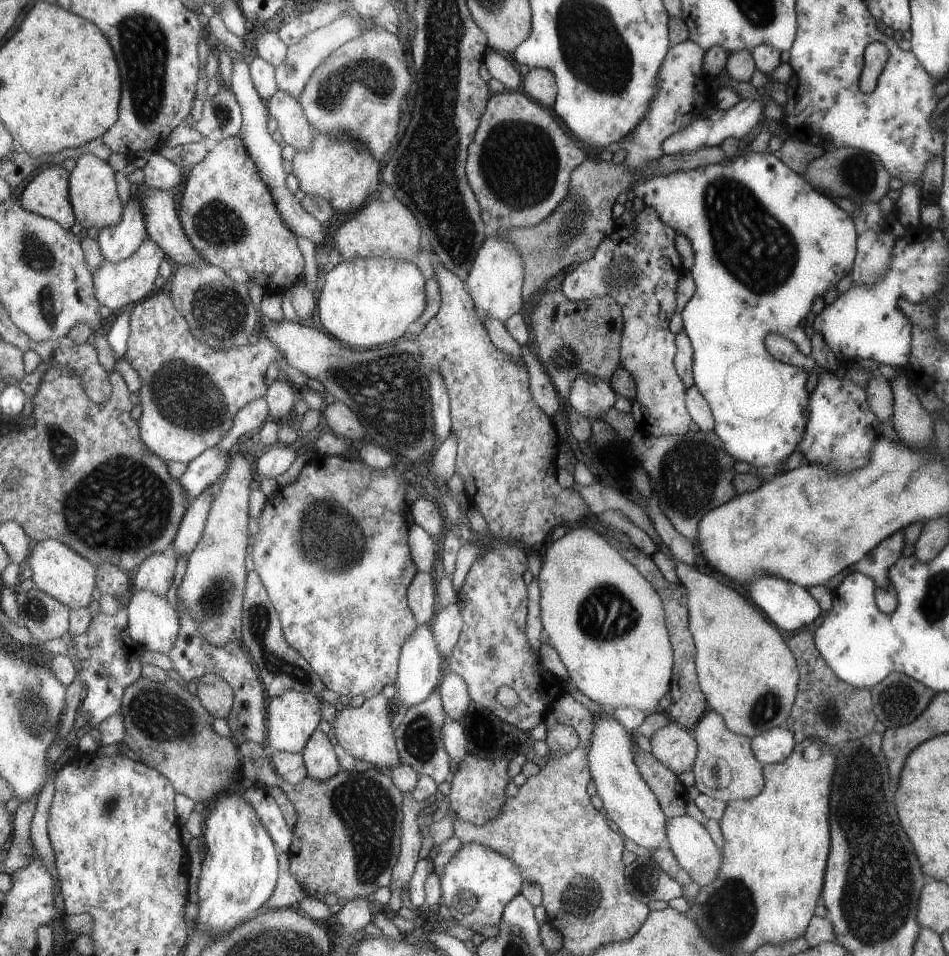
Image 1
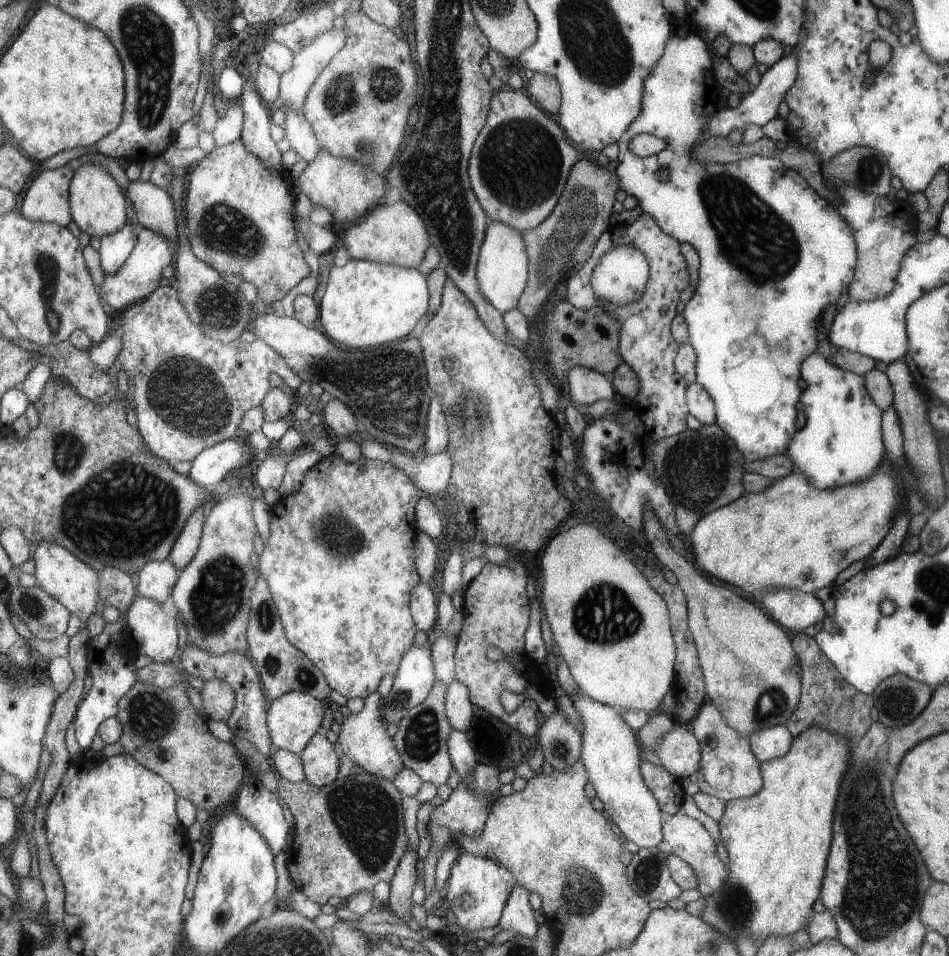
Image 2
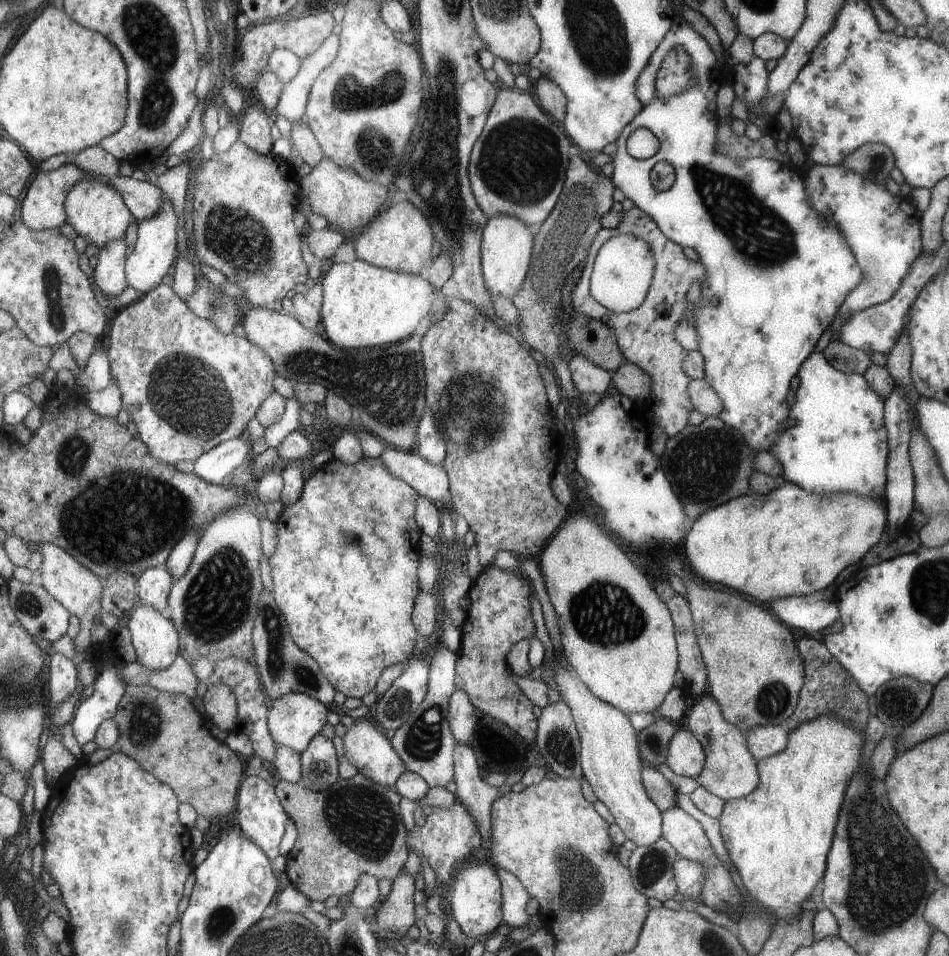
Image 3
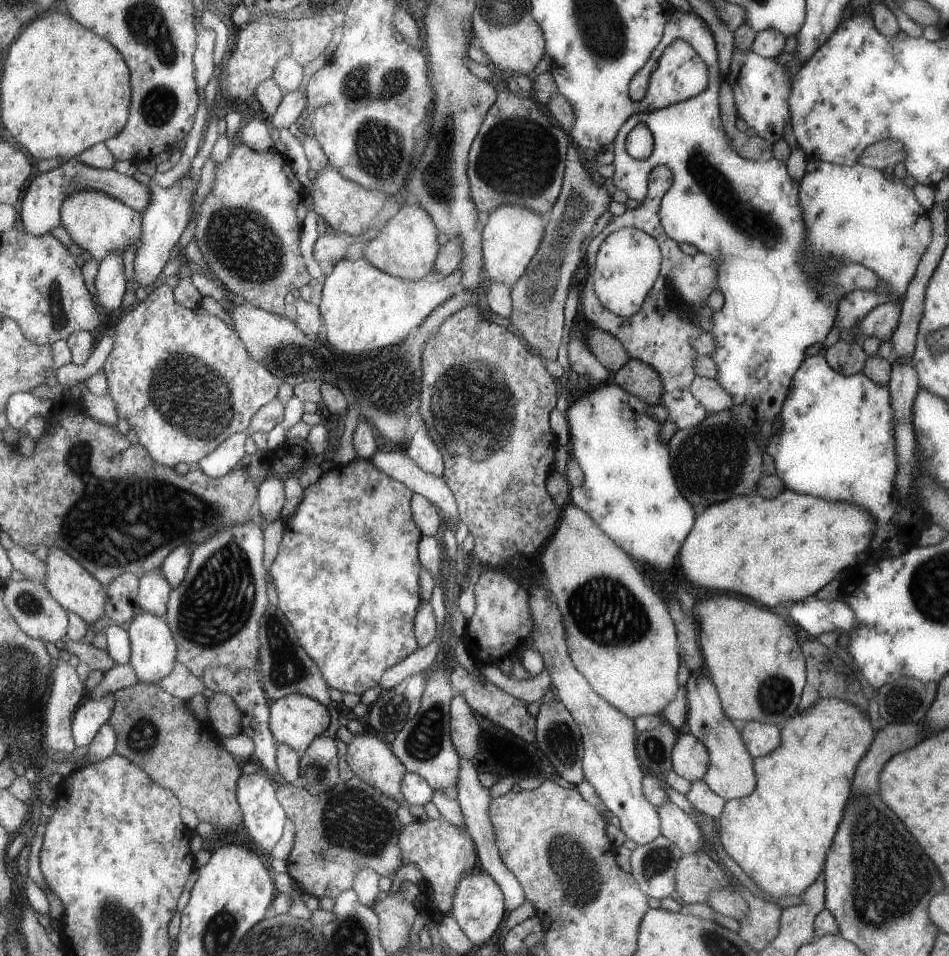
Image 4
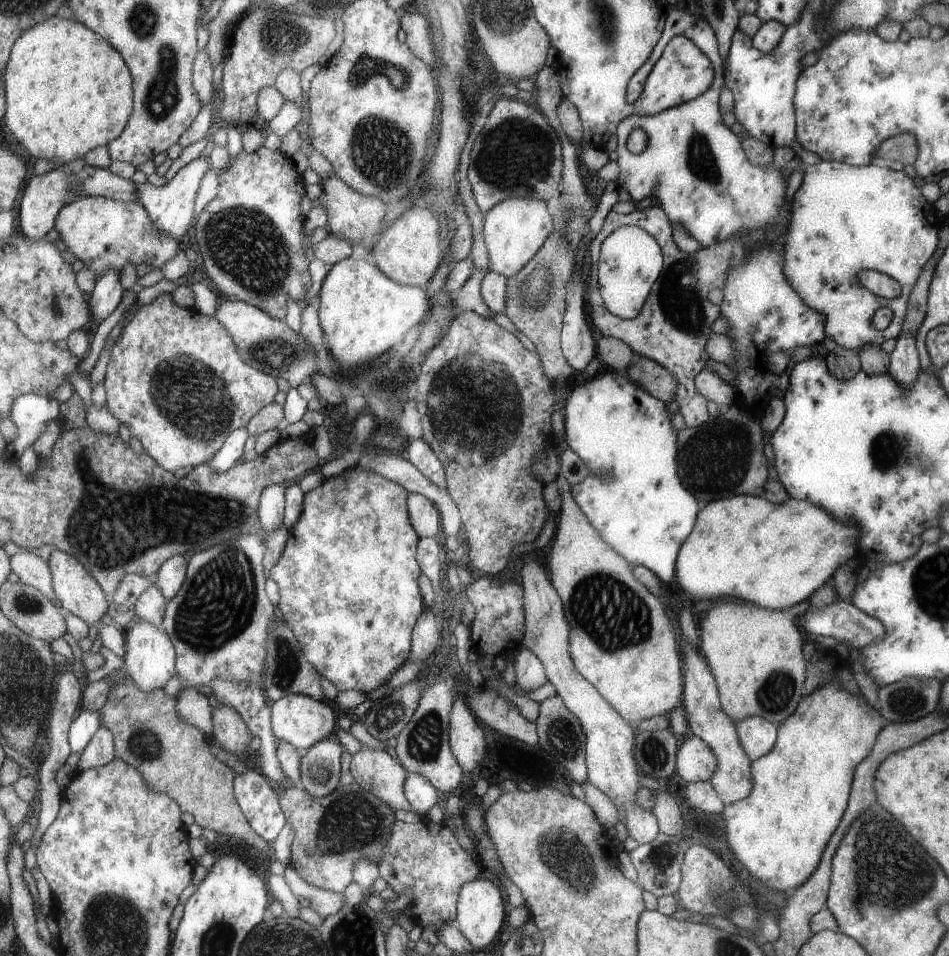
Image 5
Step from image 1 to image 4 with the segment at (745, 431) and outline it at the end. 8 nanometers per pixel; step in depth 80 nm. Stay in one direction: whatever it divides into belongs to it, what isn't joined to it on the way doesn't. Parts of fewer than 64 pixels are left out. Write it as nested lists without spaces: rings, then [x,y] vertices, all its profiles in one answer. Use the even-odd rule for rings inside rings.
[[[674,9],[666,20],[662,37],[650,52],[645,64],[631,77],[629,84],[630,99],[638,101],[644,97],[648,76],[657,66],[657,59],[663,49],[673,39],[683,39],[695,50],[707,65],[708,84],[696,94],[684,101],[648,112],[635,113],[623,122],[613,140],[615,172],[611,177],[614,186],[623,190],[628,198],[641,202],[649,192],[649,176],[658,167],[666,166],[672,171],[672,183],[660,198],[658,217],[665,234],[684,247],[693,246],[697,251],[708,254],[716,262],[716,284],[723,296],[720,310],[711,313],[711,334],[714,336],[714,349],[711,360],[718,370],[715,379],[731,397],[729,410],[733,418],[749,426],[751,430],[760,429],[767,421],[779,424],[778,414],[782,404],[790,393],[791,376],[802,360],[807,358],[811,346],[822,344],[833,324],[839,297],[853,289],[863,289],[885,293],[886,284],[868,268],[852,263],[840,263],[827,271],[809,278],[797,264],[799,248],[803,244],[803,222],[801,207],[798,205],[797,182],[789,178],[785,163],[773,158],[766,161],[749,161],[739,156],[732,147],[731,138],[723,128],[720,110],[717,110],[717,88],[721,82],[720,70],[717,70],[718,52],[715,52],[714,35],[706,23],[695,13]],[[637,123],[644,124],[652,134],[654,147],[649,156],[636,159],[627,154],[624,147],[626,134]]]

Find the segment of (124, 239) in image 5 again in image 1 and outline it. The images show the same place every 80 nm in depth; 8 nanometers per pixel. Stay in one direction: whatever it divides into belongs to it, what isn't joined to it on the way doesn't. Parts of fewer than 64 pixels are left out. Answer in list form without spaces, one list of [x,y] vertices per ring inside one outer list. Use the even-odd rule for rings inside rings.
[[[89,153],[79,156],[77,166],[71,170],[70,197],[77,222],[85,229],[94,227],[101,232],[104,228],[117,226],[126,209],[119,192],[115,168],[107,160]]]

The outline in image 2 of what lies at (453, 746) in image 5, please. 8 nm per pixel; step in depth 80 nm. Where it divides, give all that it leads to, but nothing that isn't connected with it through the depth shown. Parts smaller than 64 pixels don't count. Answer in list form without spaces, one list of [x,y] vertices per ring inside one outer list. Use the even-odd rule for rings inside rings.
[[[454,678],[445,694],[446,717],[452,729],[465,734],[471,720],[472,705],[467,687]]]

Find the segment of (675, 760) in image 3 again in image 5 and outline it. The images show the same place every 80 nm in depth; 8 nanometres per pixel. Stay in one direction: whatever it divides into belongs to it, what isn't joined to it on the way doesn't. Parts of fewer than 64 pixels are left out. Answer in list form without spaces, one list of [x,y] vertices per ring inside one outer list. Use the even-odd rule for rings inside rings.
[[[692,735],[684,741],[679,741],[676,752],[677,781],[683,785],[697,781],[708,781],[717,770],[717,759],[714,751],[703,739]]]

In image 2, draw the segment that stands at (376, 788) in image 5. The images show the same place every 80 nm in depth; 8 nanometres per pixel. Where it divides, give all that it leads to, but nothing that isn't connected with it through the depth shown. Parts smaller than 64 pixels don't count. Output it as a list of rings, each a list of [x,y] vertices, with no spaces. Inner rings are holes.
[[[377,691],[364,698],[364,705],[360,712],[350,713],[343,717],[340,728],[337,748],[349,760],[358,764],[363,771],[392,781],[393,777],[399,774],[404,767],[401,755],[395,750],[393,738],[385,734],[385,726],[381,722],[381,696]]]

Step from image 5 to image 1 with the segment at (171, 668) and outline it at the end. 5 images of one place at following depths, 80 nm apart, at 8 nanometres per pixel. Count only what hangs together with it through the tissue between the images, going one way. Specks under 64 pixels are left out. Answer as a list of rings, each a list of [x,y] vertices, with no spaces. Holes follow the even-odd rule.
[[[133,588],[128,597],[127,609],[130,618],[130,635],[135,642],[141,643],[143,649],[168,654],[175,648],[182,629],[182,619],[177,610],[167,602],[167,598],[156,595],[151,591]]]

